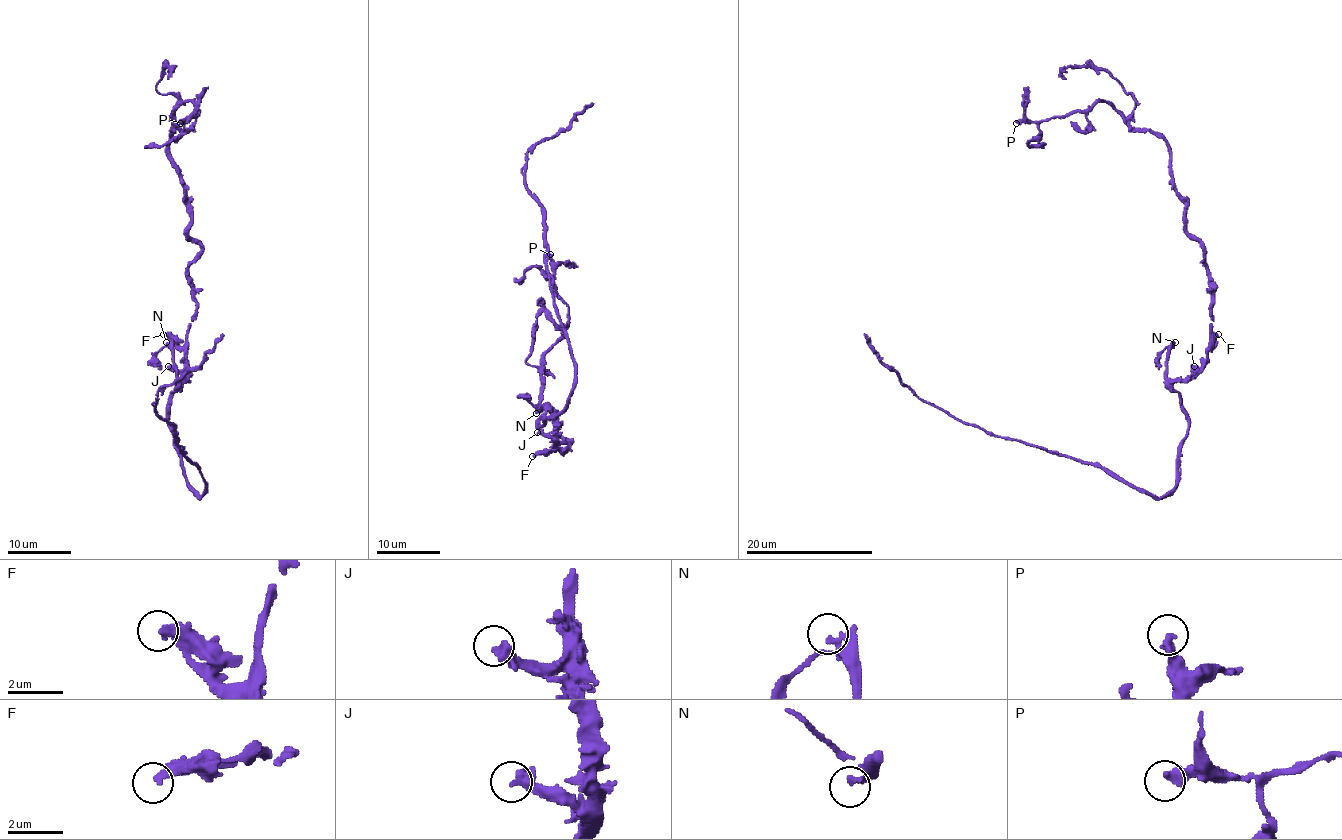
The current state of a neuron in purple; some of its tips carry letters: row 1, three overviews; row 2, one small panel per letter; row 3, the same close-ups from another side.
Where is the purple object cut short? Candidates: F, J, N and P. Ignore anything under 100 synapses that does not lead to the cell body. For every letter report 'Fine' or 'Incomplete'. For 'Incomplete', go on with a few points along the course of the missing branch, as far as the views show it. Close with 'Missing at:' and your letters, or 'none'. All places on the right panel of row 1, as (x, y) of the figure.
F: Fine
J: Fine
N: Incomplete. Course of what is missing: (1175, 342), (1181, 312), (1167, 305), (1159, 339), (1153, 342), (1154, 332)
P: Fine
Missing at: N

